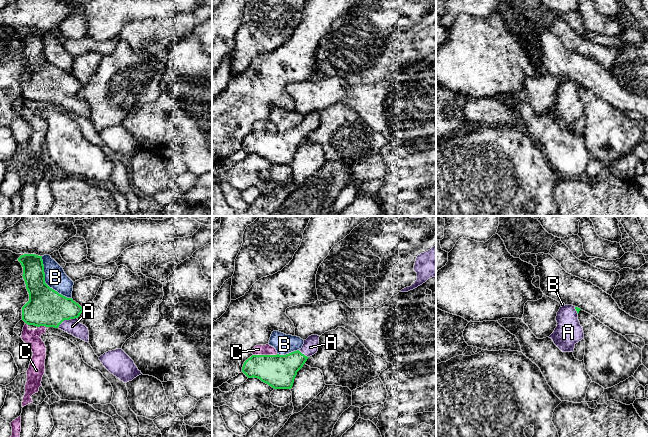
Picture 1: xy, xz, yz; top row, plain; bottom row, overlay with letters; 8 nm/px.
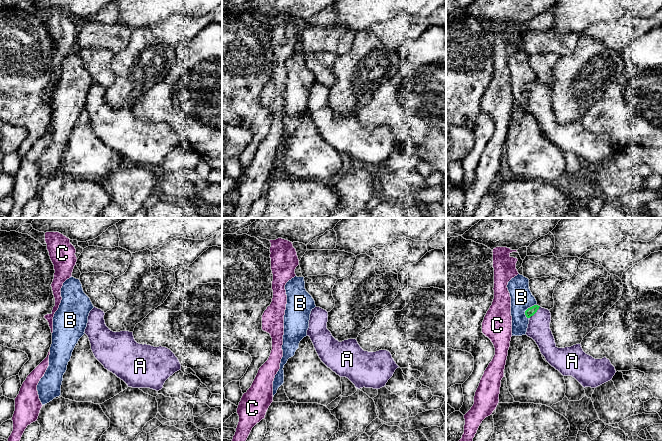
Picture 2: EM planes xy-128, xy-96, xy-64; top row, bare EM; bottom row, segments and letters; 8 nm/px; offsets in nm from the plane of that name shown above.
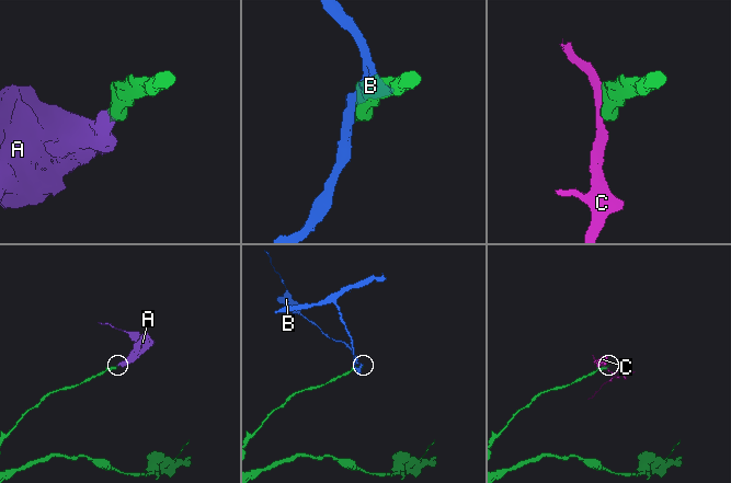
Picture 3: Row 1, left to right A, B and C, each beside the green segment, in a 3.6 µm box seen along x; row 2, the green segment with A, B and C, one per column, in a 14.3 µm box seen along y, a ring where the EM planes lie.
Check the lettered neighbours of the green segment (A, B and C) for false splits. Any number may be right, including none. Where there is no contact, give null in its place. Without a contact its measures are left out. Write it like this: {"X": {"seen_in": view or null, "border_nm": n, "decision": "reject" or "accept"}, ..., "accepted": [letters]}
{"A": {"seen_in": "xy", "border_nm": 180, "decision": "accept"}, "B": {"seen_in": "xy", "border_nm": 420, "decision": "reject"}, "C": {"seen_in": "xz", "border_nm": 200, "decision": "reject"}, "accepted": ["A"]}

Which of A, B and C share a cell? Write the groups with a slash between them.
A / B / C

